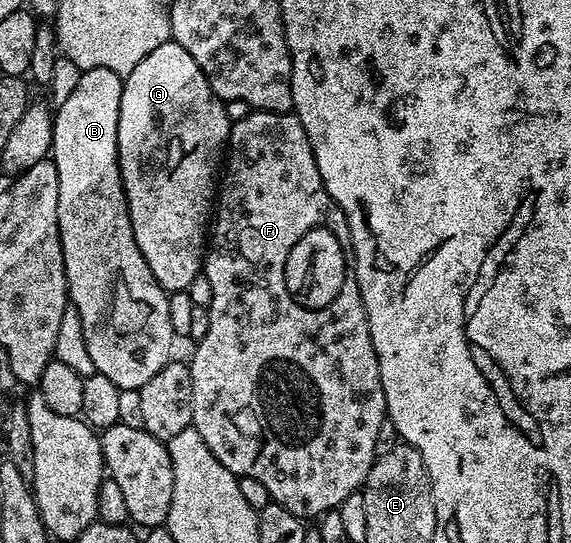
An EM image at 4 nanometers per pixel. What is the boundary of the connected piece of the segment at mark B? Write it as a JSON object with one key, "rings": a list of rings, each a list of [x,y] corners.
{"rings":[[[101,68],[83,70],[77,76],[80,77],[77,78],[76,85],[65,94],[60,109],[57,107],[52,117],[52,151],[50,153],[50,159],[56,163],[58,170],[58,226],[64,255],[64,269],[68,279],[68,299],[71,307],[78,310],[78,318],[82,318],[82,338],[86,338],[86,350],[94,361],[96,371],[102,373],[106,378],[110,378],[110,382],[114,382],[114,386],[118,386],[121,390],[128,390],[128,388],[139,390],[142,386],[146,386],[146,382],[150,382],[150,378],[154,378],[154,374],[158,374],[158,370],[162,370],[162,366],[167,364],[173,355],[174,333],[170,326],[169,293],[165,292],[162,286],[158,286],[154,274],[150,274],[150,266],[146,266],[146,258],[142,258],[142,250],[138,250],[138,242],[134,242],[134,230],[122,186],[120,155],[118,154],[118,114],[124,89],[123,79],[118,74],[114,74],[114,70],[102,70]]]}

